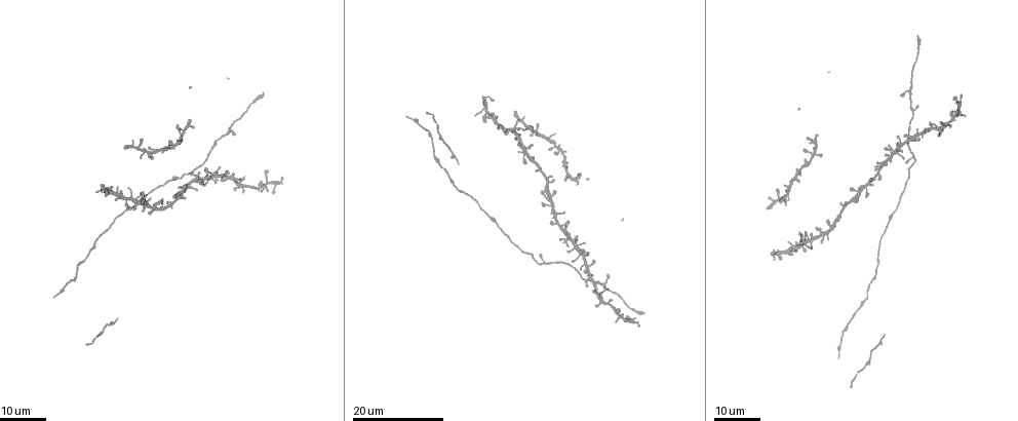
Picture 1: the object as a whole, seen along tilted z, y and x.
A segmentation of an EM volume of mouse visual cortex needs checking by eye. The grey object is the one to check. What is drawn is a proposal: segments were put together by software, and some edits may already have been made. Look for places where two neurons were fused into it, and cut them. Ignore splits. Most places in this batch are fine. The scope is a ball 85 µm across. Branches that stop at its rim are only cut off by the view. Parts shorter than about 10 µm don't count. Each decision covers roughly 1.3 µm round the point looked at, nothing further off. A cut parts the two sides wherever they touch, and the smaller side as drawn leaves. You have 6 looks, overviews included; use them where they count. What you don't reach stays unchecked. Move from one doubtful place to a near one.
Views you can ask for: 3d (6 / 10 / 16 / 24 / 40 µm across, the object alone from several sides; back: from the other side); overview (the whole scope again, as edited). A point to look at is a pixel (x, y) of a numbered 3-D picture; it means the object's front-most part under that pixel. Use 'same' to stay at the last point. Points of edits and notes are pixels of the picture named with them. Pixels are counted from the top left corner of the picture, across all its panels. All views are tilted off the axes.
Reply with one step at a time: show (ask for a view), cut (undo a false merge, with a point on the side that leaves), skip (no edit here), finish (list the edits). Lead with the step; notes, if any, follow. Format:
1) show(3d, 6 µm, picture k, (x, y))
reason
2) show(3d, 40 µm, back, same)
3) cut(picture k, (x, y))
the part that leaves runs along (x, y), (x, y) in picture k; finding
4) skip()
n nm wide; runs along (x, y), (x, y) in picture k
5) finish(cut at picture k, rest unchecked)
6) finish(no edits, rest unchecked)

show(3d, 24 µm, picture 1, (569, 263))
side arm on a straight run

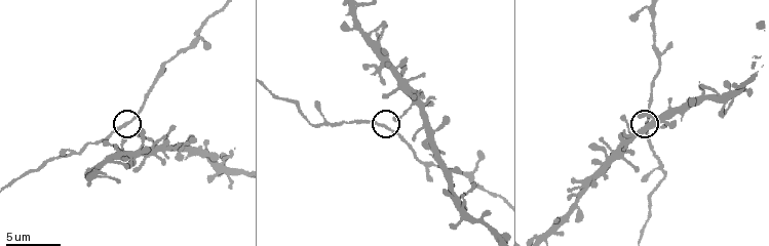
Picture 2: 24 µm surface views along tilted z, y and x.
show(3d, 6 µm, picture 2, (124, 123))
closer look

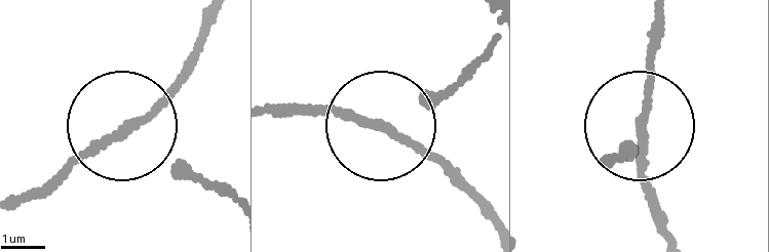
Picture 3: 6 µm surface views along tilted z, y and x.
skip()
side arm 26 µm; runs along (484, 54), (382, 121), (463, 173) in picture 3; continuous, no second neuron

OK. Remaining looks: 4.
show(3d, 10 µm, picture 2, (396, 80))
four or more arms meet

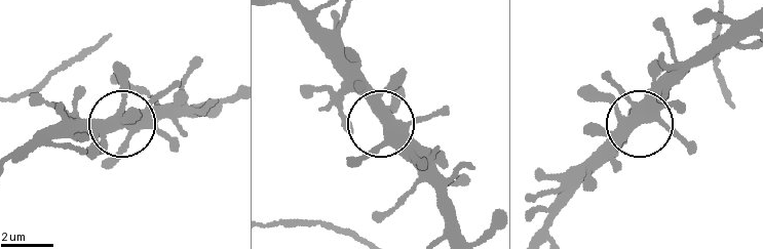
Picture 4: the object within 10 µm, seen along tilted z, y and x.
show(3d, 10 µm, back, picture 4, (382, 118))

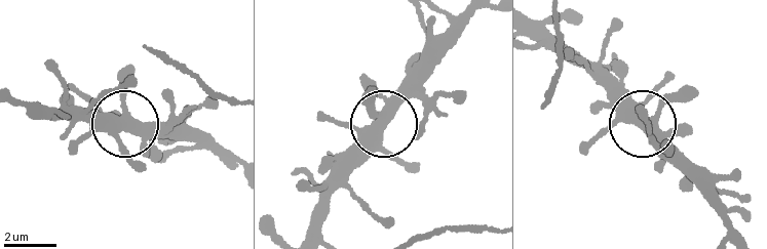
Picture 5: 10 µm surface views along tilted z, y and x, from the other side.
skip()
5 arms; runs along (379, 123), (433, 71) in picture 5; all the same neuron

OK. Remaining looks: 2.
show(3d, 24 µm, picture 1, (188, 127))
four arms meet

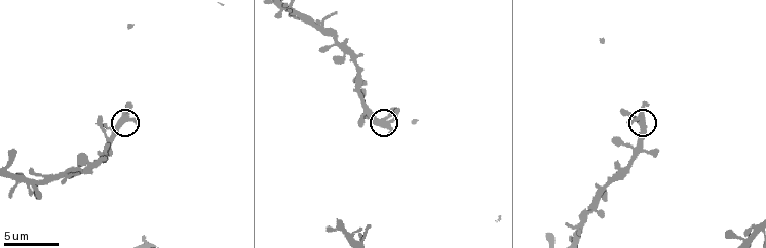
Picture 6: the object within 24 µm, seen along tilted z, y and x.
show(3d, 6 µm, picture 6, (641, 123))

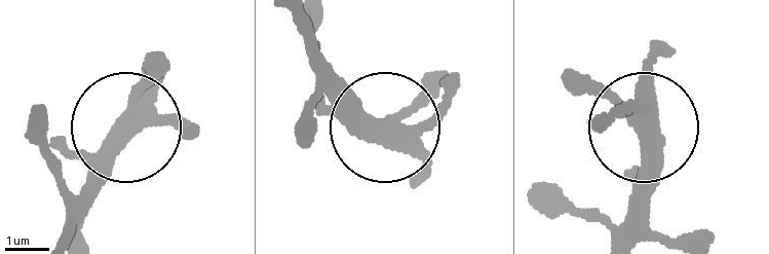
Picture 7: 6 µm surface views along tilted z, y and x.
skip()
370 nm wide; all the same neuron

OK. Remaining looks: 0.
finish(no edits, rest unchecked)

